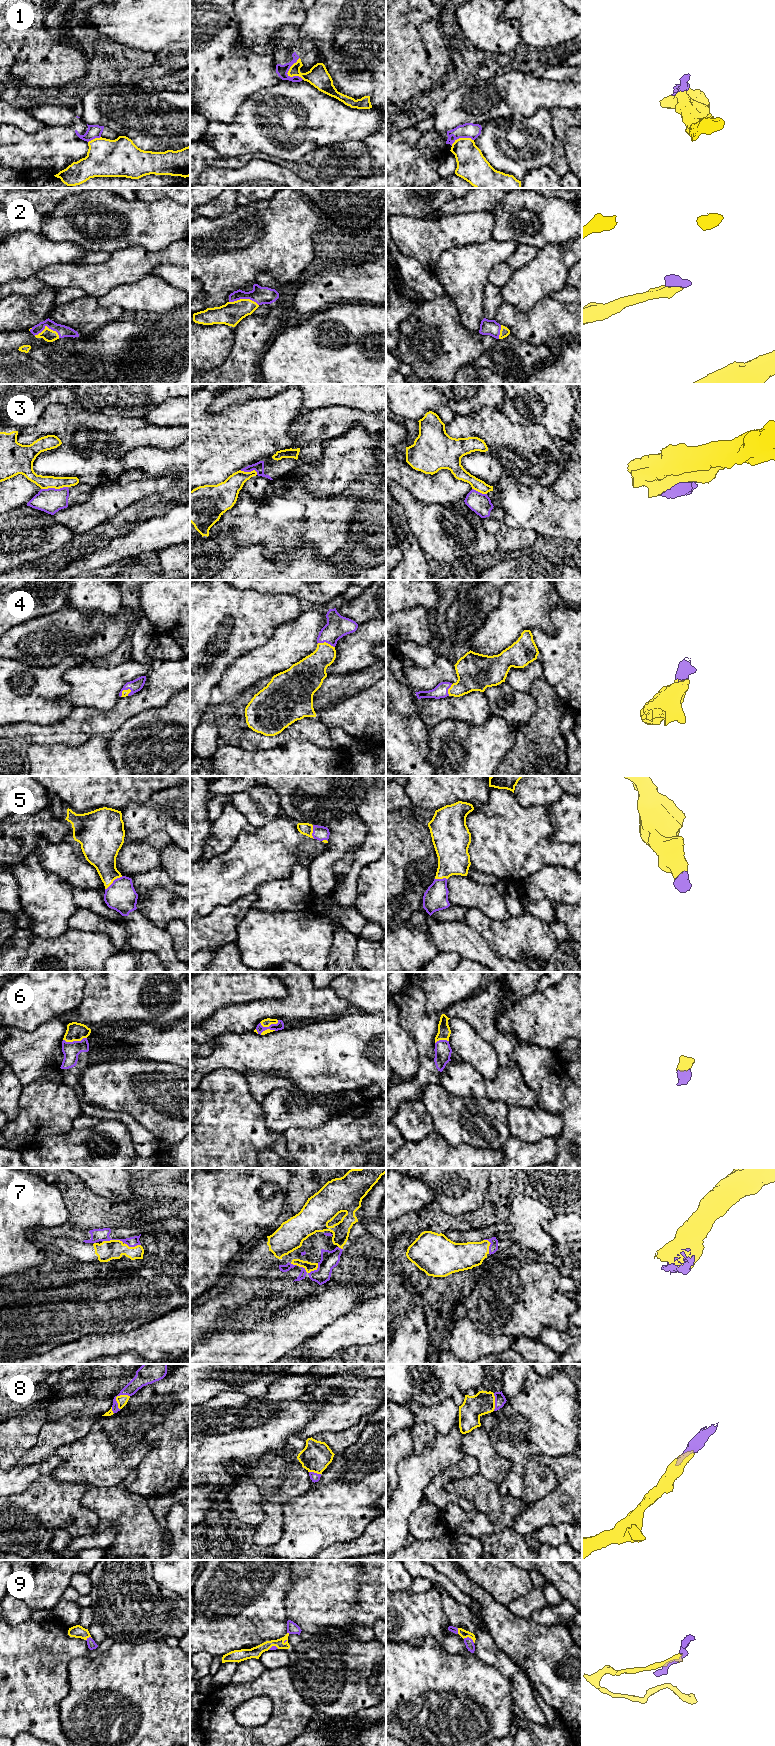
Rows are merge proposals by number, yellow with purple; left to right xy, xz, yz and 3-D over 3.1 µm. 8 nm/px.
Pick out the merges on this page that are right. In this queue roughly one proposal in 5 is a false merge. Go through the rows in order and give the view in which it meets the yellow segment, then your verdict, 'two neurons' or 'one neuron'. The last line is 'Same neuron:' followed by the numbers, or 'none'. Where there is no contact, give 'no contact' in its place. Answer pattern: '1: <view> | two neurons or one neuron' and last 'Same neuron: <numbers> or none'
1: xz | two neurons
2: xy | one neuron
3: xy | two neurons
4: xz | one neuron
5: xy | one neuron
6: xz | one neuron
7: xy | two neurons
8: xy | one neuron
9: yz | one neuron
Same neuron: 2, 4, 5, 6, 8, 9

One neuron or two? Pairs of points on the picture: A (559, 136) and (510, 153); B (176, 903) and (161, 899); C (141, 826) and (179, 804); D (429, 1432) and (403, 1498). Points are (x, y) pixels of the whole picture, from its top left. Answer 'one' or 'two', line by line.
A: two
B: one
C: one
D: two

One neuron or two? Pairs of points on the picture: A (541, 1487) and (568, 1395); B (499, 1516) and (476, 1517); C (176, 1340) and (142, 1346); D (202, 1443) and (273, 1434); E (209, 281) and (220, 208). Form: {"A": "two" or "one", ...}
{"A": "one", "B": "two", "C": "one", "D": "one", "E": "two"}

